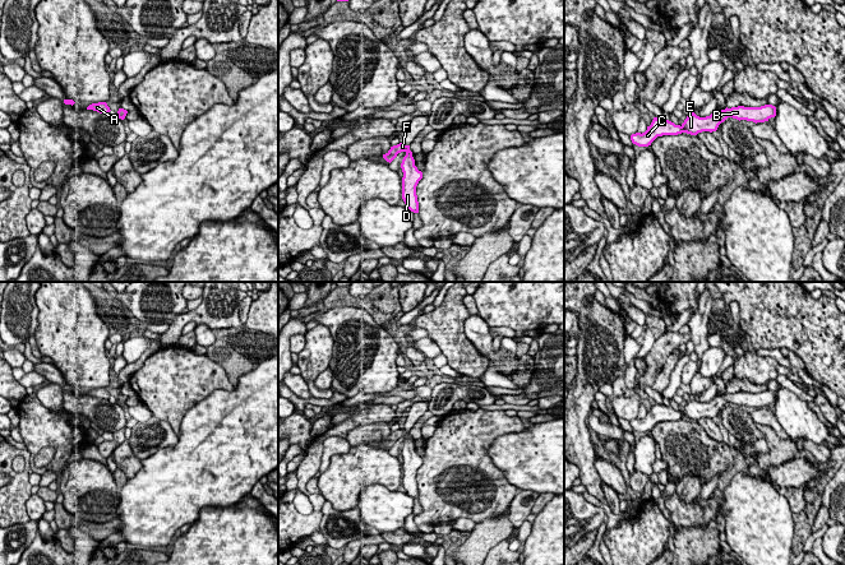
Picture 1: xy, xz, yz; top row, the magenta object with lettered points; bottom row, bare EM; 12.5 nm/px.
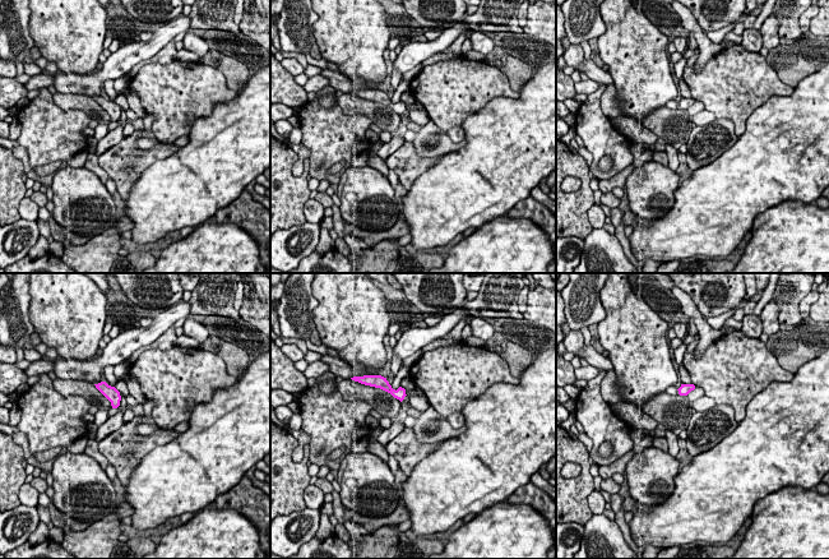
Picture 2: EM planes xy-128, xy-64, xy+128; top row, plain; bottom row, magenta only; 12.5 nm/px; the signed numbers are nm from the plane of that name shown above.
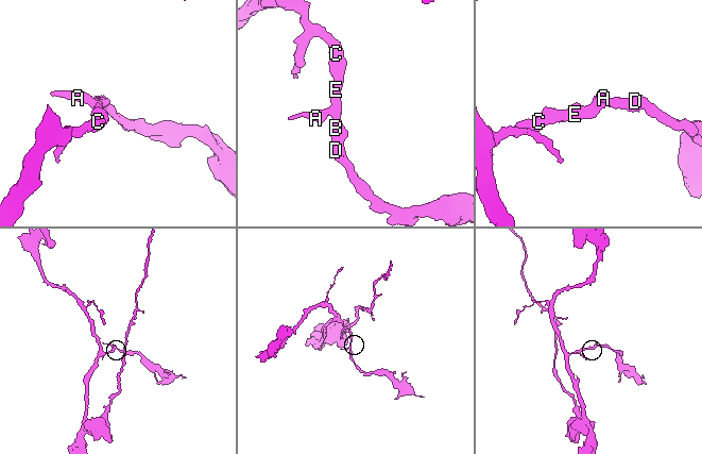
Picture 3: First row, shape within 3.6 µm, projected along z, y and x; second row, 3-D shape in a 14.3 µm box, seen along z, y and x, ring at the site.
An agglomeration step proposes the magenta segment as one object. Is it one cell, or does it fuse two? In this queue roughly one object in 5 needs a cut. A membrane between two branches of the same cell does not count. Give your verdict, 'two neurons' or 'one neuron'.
one neuron

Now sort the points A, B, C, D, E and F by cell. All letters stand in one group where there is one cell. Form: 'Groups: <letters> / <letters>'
Groups: A B C D E F

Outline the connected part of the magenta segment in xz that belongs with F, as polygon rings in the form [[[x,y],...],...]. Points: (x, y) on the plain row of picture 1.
[[[405,429],[393,431],[385,440],[383,440],[383,444],[391,449],[401,437],[406,439],[401,449],[401,454],[403,458],[402,485],[406,490],[406,494],[408,494],[414,499],[419,499],[416,472],[419,467],[422,464],[422,458],[419,457],[415,451],[415,445],[412,443],[412,437],[410,436],[410,431],[406,431]]]

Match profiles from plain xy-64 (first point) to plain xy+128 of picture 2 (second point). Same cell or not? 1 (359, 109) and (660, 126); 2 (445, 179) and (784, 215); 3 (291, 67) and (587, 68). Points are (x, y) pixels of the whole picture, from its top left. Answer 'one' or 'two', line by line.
1: one
2: two
3: two

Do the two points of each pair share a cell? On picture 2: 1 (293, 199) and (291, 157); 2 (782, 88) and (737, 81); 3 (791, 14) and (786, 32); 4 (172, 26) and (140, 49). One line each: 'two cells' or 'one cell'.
1: one cell
2: one cell
3: one cell
4: one cell

